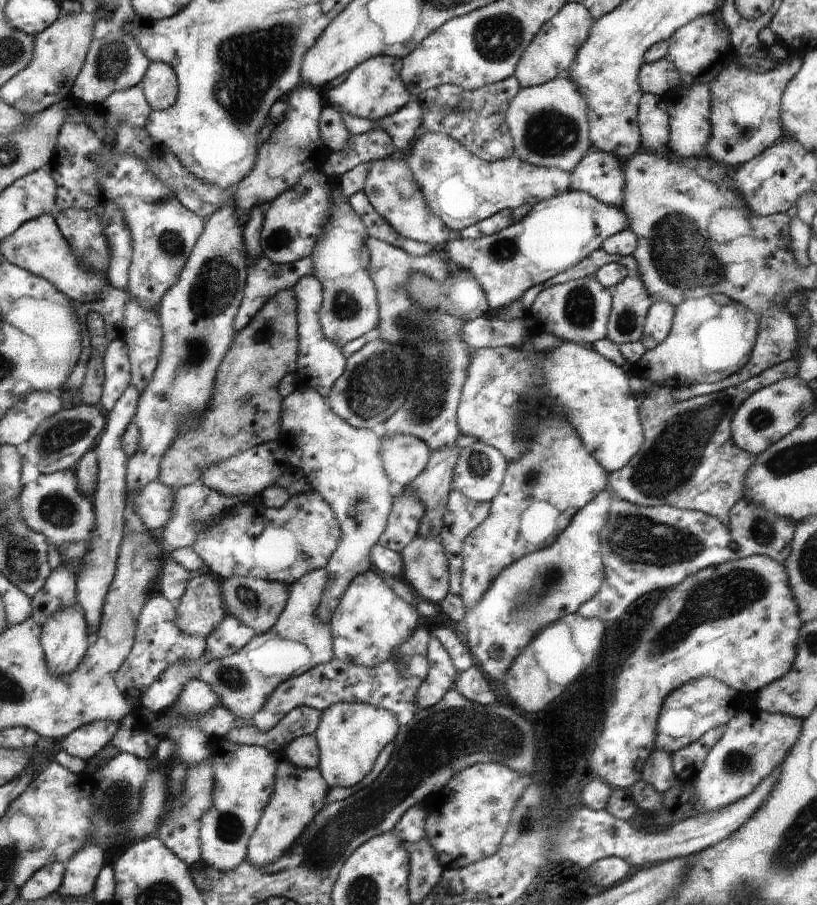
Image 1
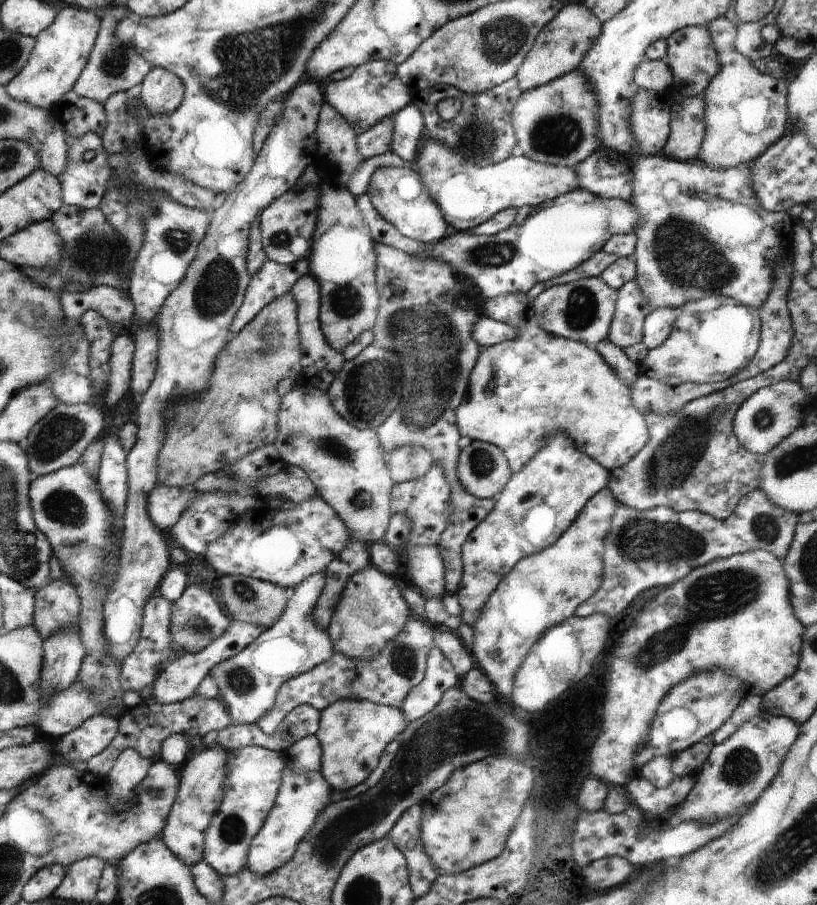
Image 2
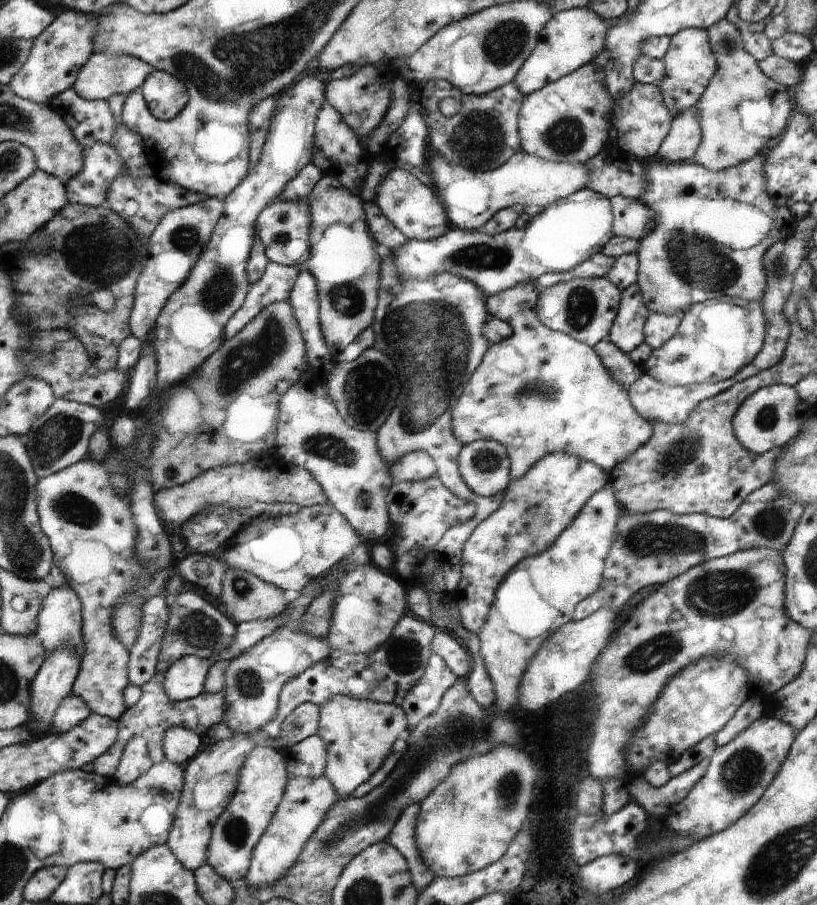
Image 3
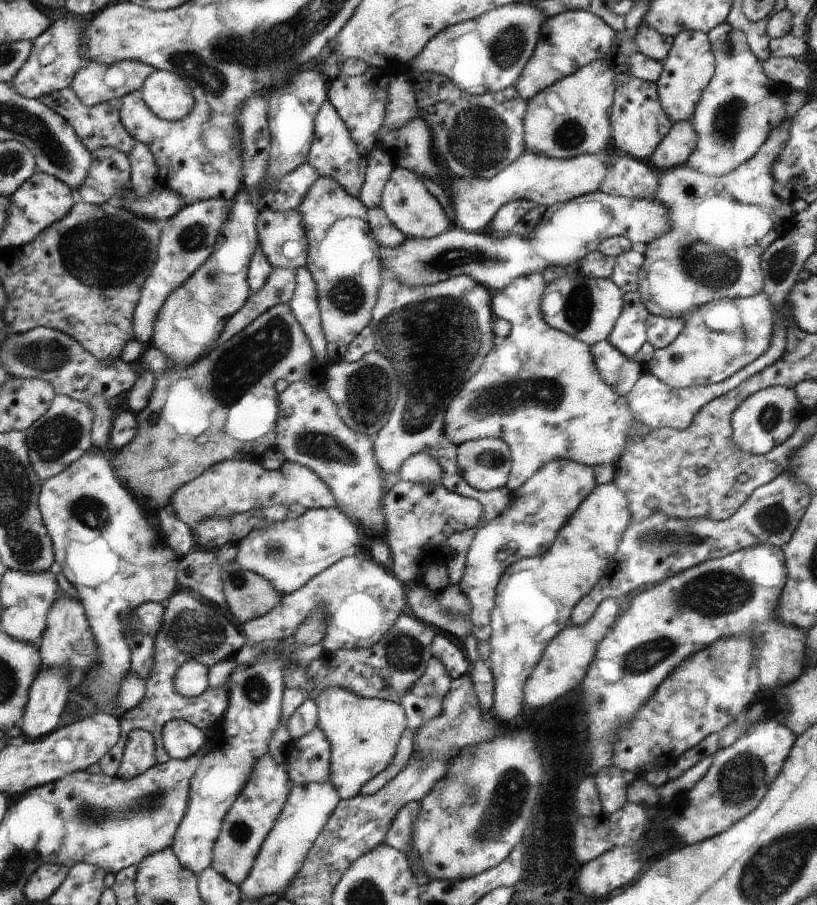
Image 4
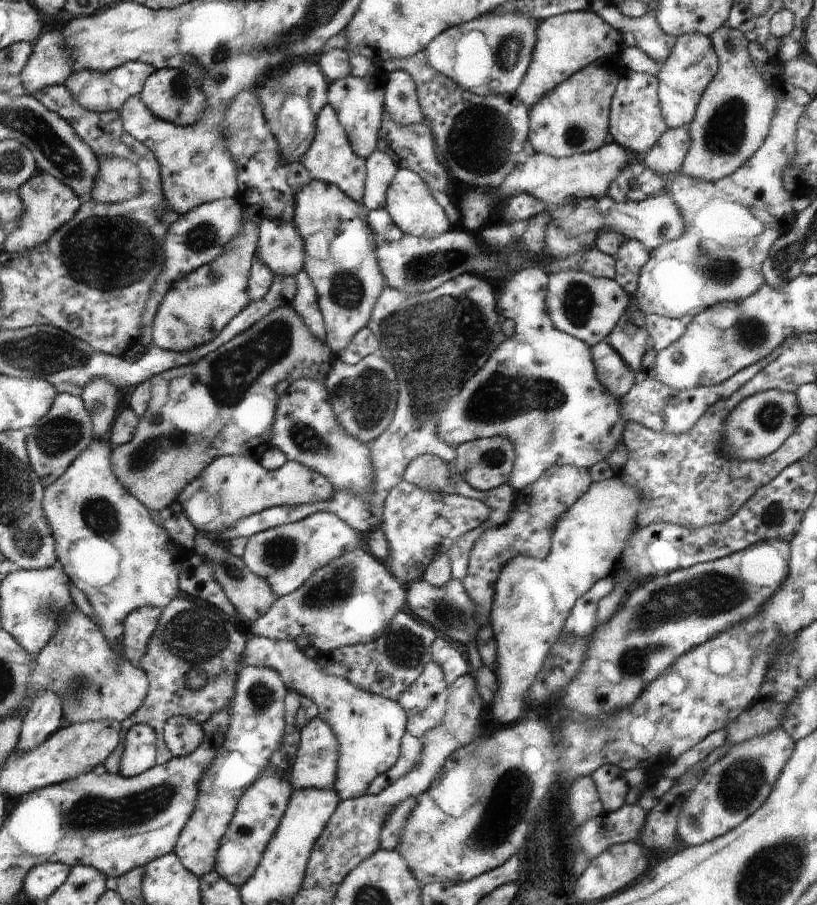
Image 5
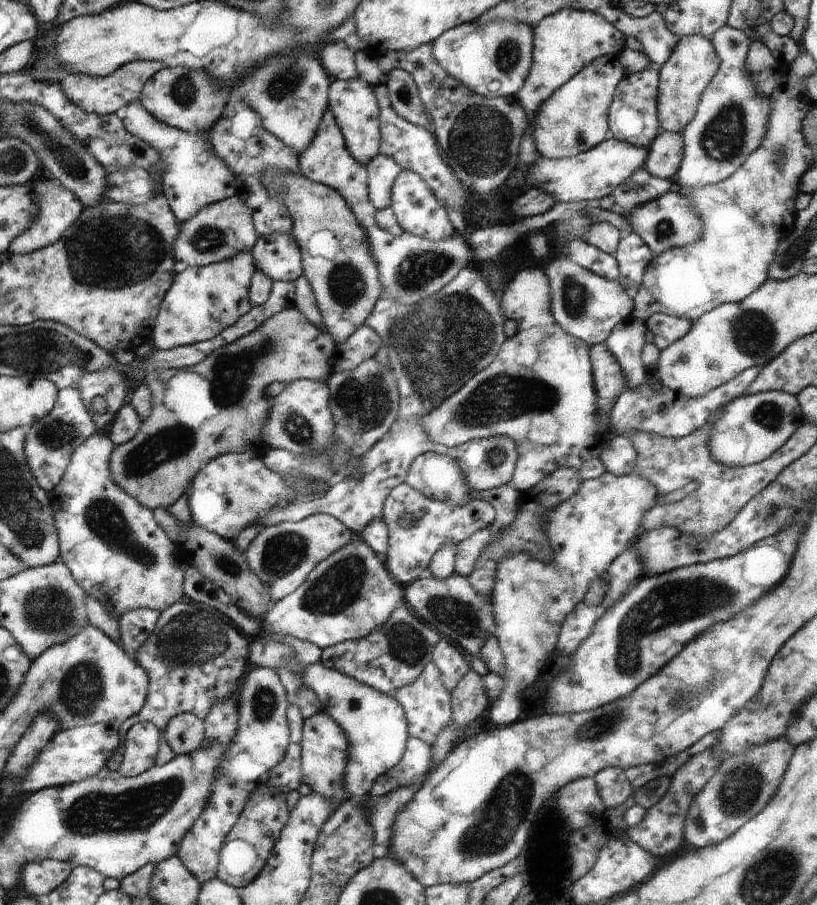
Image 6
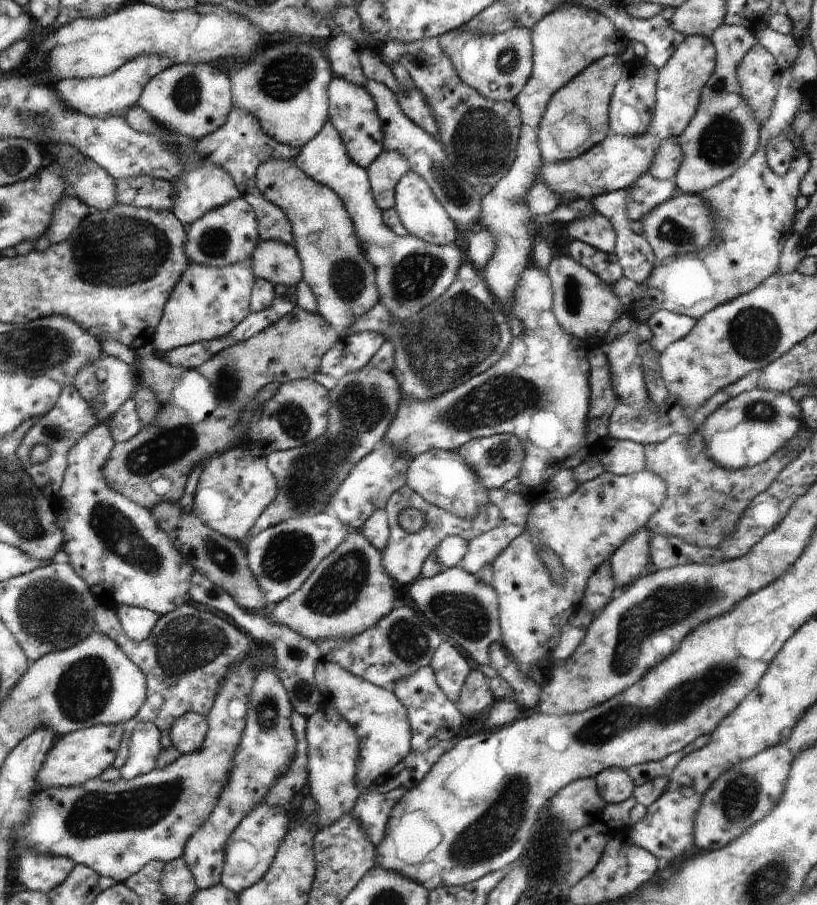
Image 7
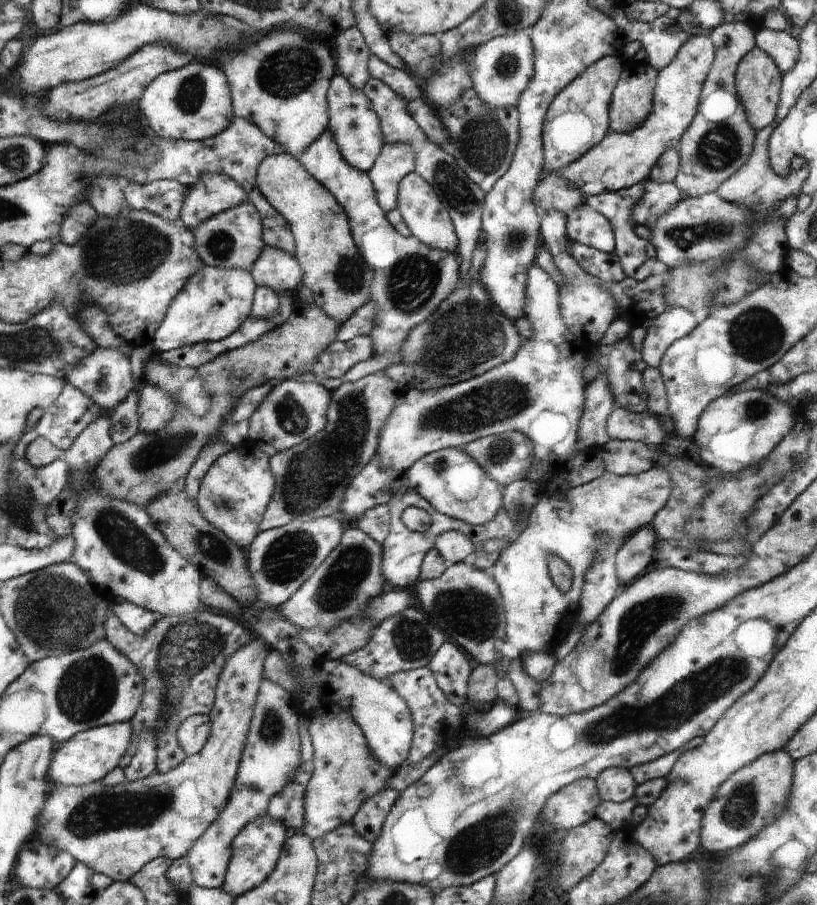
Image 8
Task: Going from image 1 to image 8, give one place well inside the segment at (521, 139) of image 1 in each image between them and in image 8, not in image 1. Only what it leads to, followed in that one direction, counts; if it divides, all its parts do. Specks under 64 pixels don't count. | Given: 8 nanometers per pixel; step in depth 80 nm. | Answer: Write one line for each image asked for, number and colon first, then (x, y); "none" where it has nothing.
2: (556, 123)
3: (569, 119)
4: (572, 117)
5: (572, 119)
6: (575, 119)
7: (577, 117)
8: (577, 120)

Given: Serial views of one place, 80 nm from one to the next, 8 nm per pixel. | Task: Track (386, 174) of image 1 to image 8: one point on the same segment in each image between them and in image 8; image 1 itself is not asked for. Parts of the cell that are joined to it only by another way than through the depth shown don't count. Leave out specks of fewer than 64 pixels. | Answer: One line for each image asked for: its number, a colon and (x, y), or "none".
2: (398, 194)
3: (411, 205)
4: (412, 209)
5: (413, 209)
6: (418, 210)
7: (423, 215)
8: (429, 221)

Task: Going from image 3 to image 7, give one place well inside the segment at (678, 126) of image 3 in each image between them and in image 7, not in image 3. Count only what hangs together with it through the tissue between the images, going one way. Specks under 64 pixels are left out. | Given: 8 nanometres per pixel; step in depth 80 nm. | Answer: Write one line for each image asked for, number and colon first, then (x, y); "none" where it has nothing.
4: (675, 149)
5: (666, 158)
6: (665, 153)
7: (664, 166)

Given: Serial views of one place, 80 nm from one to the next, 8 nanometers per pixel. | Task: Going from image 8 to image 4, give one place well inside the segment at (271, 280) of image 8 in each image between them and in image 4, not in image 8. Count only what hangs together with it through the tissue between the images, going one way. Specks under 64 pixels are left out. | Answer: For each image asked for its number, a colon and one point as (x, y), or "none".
4: (282, 237)
5: (279, 247)
6: (278, 255)
7: (278, 263)

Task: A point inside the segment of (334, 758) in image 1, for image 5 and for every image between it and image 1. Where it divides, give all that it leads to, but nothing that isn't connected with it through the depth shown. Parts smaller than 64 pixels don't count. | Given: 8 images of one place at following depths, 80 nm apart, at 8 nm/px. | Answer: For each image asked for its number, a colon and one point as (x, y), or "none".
2: (354, 734)
3: (359, 734)
4: (364, 733)
5: (369, 728)

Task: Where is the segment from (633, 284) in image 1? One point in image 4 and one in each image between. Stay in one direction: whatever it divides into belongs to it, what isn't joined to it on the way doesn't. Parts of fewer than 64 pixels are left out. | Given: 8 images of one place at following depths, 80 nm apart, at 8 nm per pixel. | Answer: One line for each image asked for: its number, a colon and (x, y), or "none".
2: (631, 309)
3: (627, 333)
4: (629, 334)

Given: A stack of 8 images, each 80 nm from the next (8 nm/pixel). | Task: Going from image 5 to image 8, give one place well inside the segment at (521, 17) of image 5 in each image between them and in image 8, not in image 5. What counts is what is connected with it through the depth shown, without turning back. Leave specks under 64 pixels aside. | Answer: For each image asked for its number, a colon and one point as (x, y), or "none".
6: (492, 60)
7: (498, 66)
8: (501, 68)

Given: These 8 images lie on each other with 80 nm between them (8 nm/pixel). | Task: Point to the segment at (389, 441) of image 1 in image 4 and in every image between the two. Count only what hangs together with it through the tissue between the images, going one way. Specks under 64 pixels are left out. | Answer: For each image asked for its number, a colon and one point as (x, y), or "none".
2: (410, 462)
3: (416, 466)
4: (421, 468)

